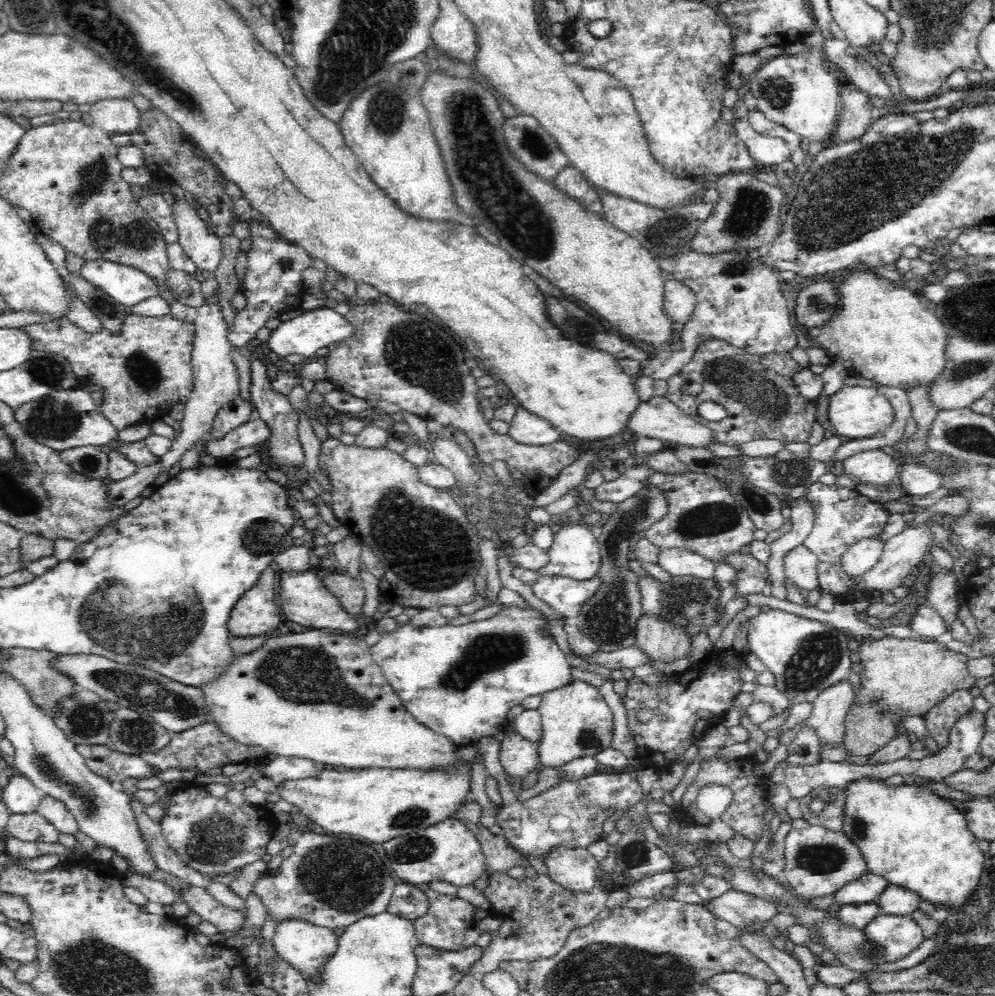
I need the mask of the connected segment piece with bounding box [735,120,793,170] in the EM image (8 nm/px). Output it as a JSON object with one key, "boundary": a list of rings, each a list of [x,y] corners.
{"boundary":[[[746,120],[736,122],[735,133],[747,146],[757,169],[777,170],[780,163],[789,160],[793,150],[780,138],[758,134]]]}

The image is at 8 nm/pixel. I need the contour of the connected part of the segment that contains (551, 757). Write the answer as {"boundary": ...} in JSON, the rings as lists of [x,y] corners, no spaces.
{"boundary":[[[570,677],[562,686],[554,687],[541,694],[541,704],[537,709],[541,715],[542,742],[540,742],[539,762],[544,766],[559,767],[569,760],[595,757],[598,752],[612,746],[614,738],[614,716],[598,688],[580,678]]]}

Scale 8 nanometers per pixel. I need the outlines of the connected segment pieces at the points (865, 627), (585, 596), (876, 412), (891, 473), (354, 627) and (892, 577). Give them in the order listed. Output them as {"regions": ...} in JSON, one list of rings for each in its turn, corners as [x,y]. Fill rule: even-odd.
{"regions":[[[[756,594],[756,596],[744,596],[746,598],[747,606],[764,606],[769,605],[771,609],[786,611],[804,617],[807,619],[816,620],[823,623],[830,623],[835,628],[842,629],[850,637],[858,639],[873,638],[878,640],[887,634],[876,628],[876,626],[860,620],[858,613],[854,607],[850,605],[846,595],[835,595],[834,608],[826,612],[820,610],[815,606],[802,606],[790,602],[789,600],[781,600],[775,596],[765,596],[763,594]]],[[[541,573],[538,584],[532,586],[532,590],[550,607],[573,619],[602,586],[606,586],[606,581],[601,574],[592,576],[590,580],[578,581],[558,574]]],[[[846,386],[830,396],[830,422],[835,434],[849,439],[873,438],[897,422],[897,409],[890,399],[866,386]]],[[[864,450],[846,458],[842,470],[857,483],[894,484],[899,472],[899,460],[883,450]]],[[[312,570],[307,574],[288,575],[282,573],[280,582],[280,600],[282,600],[279,608],[287,618],[290,618],[290,622],[295,624],[302,624],[302,626],[308,626],[308,628],[330,628],[330,630],[338,630],[342,634],[354,634],[358,630],[359,624],[356,619],[342,606],[342,603],[336,598],[326,587],[320,583],[320,574],[316,570]]],[[[912,525],[904,528],[901,533],[888,538],[882,551],[882,556],[877,564],[874,564],[870,570],[860,574],[860,580],[857,585],[871,593],[873,590],[892,590],[893,588],[904,585],[908,582],[916,570],[916,567],[922,562],[924,553],[929,550],[932,535],[924,525]]]]}

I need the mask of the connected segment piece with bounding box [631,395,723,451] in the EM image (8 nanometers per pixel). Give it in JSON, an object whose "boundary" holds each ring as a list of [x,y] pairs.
{"boundary":[[[654,395],[654,398],[649,402],[641,403],[632,420],[631,431],[634,431],[635,436],[661,440],[672,449],[686,448],[710,451],[714,444],[723,444],[712,428],[698,423],[691,416],[683,413],[666,395]]]}

